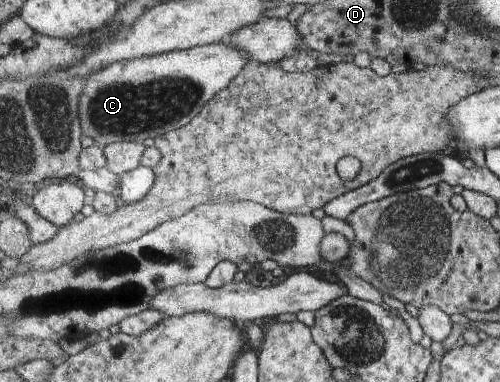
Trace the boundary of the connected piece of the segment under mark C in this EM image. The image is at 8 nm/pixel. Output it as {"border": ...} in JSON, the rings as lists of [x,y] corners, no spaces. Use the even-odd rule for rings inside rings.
{"border":[[[227,40],[109,66],[88,77],[79,106],[83,134],[106,147],[115,142],[142,143],[148,138],[156,139],[164,136],[164,133],[178,130],[200,115],[216,95],[228,89],[232,81],[245,69],[248,61],[250,59],[247,54]]]}

